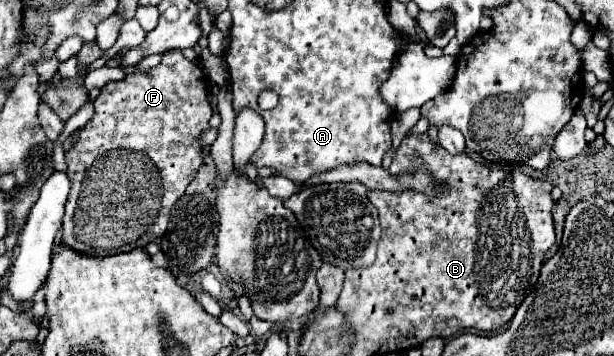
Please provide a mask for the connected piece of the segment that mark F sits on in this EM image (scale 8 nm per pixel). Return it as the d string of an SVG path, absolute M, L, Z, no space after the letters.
M177 48L163 52L159 66L149 72L129 74L125 80L109 82L101 88L93 118L79 130L77 144L65 152L67 174L73 186L65 204L61 244L85 254L107 256L145 248L165 234L173 202L183 196L201 166L197 136L209 128L213 114L207 92L209 86L203 70L195 62L185 60Z

